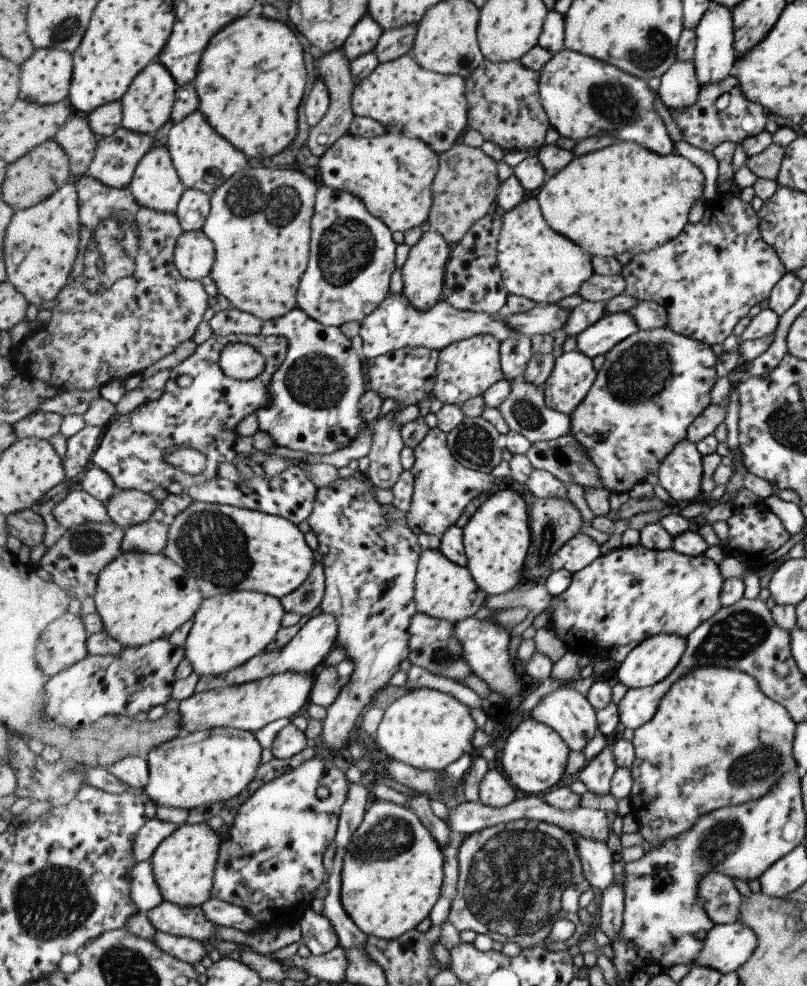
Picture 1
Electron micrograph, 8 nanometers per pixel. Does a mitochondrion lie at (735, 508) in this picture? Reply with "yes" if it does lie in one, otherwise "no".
no

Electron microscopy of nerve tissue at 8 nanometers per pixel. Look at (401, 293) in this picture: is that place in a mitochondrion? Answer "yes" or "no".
no

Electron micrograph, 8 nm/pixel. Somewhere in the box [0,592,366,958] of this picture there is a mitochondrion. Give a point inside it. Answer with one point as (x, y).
(52, 904)

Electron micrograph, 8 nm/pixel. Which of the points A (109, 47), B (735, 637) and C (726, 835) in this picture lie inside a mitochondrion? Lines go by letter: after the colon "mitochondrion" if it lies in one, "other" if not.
A: other
B: mitochondrion
C: mitochondrion

